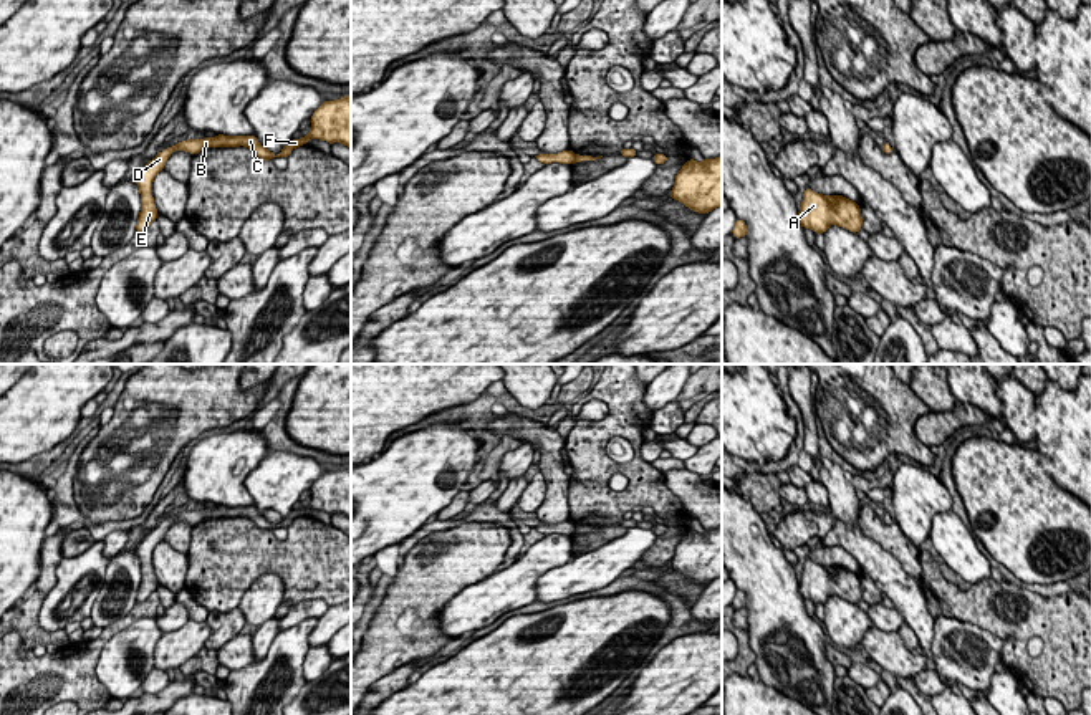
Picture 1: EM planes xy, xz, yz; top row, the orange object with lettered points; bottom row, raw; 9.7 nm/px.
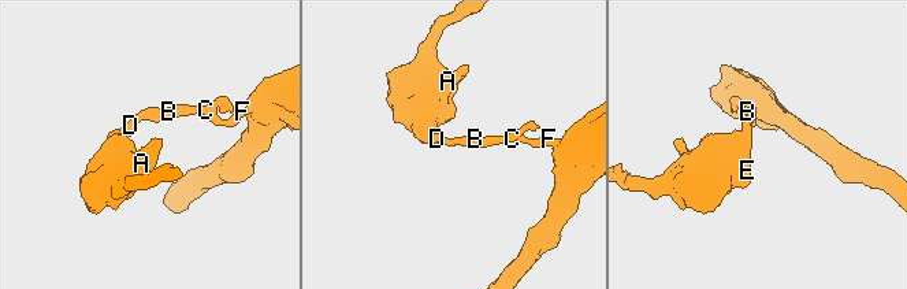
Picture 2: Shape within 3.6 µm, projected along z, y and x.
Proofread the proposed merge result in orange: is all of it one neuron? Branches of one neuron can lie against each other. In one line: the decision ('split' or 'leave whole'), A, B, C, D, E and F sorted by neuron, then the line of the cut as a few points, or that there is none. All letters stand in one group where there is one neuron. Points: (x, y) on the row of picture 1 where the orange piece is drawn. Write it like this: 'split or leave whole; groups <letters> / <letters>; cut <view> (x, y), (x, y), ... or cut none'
leave whole; groups A B C D E F; cut none

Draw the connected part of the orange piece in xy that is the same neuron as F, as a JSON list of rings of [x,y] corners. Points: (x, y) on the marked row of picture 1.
[[[344,96],[336,101],[323,101],[323,104],[313,113],[310,121],[310,134],[300,139],[291,139],[278,156],[275,156],[265,146],[262,146],[253,134],[233,137],[217,134],[214,139],[187,139],[172,147],[164,149],[136,174],[136,184],[141,192],[141,214],[137,218],[136,233],[142,233],[152,222],[157,220],[159,214],[152,197],[152,180],[156,174],[164,169],[164,164],[174,151],[180,149],[195,156],[207,147],[245,146],[260,159],[272,161],[273,157],[288,159],[295,147],[305,146],[310,139],[321,139],[329,144],[341,142],[351,147],[351,96]]]

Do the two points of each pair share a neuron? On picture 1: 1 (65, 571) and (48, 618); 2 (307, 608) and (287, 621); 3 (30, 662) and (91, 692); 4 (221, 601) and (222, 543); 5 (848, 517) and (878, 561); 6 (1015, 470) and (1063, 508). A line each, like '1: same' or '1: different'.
1: same
2: same
3: same
4: same
5: same
6: same

